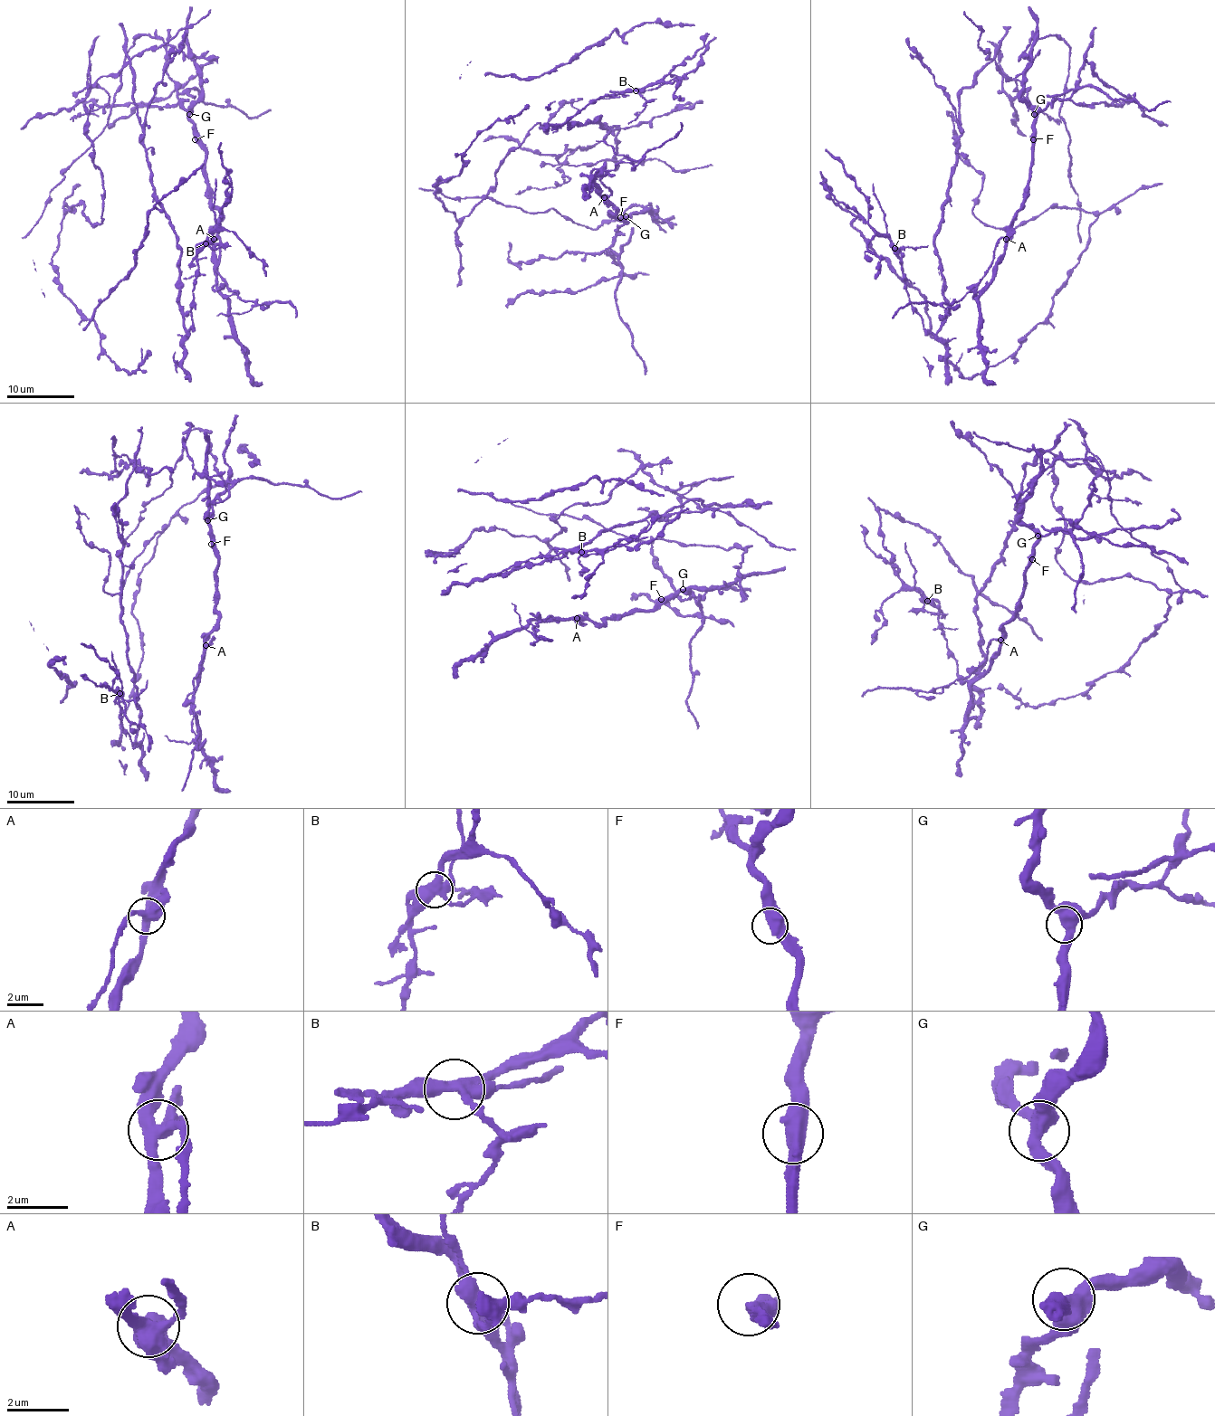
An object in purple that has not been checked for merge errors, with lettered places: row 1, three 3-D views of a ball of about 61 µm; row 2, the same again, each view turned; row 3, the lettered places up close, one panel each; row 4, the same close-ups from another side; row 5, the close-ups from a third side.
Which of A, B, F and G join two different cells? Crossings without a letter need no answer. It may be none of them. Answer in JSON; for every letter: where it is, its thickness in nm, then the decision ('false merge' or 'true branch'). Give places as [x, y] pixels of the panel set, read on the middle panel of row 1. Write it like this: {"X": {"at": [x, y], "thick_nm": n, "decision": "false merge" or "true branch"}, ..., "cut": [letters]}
{"A": {"at": [604, 197], "thick_nm": 460, "decision": "false merge"}, "B": {"at": [636, 90], "thick_nm": 440, "decision": "false merge"}, "F": {"at": [620, 217], "thick_nm": 500, "decision": "true branch"}, "G": {"at": [626, 216], "thick_nm": 440, "decision": "true branch"}, "cut": ["A", "B"]}

